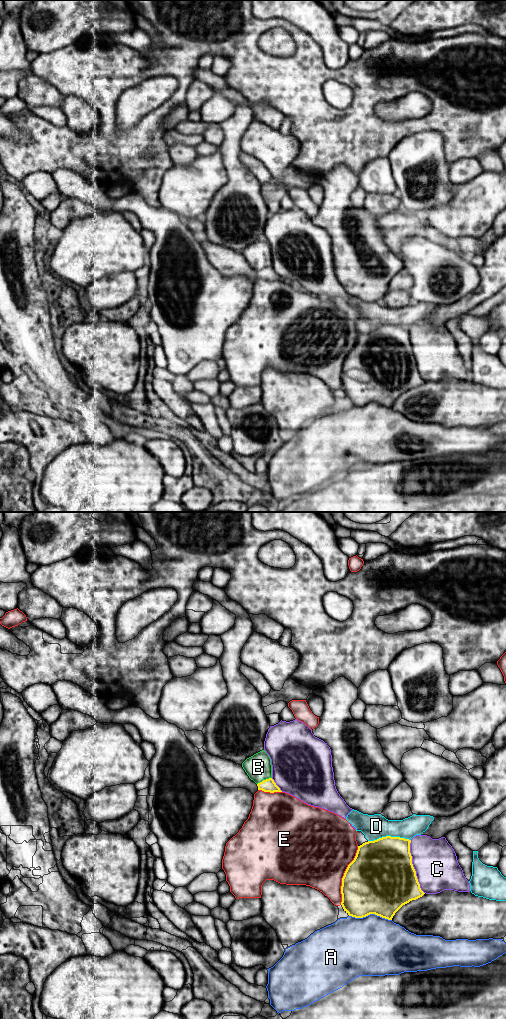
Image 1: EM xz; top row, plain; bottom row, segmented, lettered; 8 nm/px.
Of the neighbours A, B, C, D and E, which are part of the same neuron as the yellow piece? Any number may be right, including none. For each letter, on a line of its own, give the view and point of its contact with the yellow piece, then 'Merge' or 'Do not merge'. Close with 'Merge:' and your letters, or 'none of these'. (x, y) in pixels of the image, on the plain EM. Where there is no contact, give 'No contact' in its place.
A: Touches yellow at xz (370, 401). Do not merge
B: Touches yellow at xz (264, 268). Do not merge
C: Touches yellow at xz (413, 355). Do not merge
D: Touches yellow at xz (389, 324). Do not merge
E: Touches yellow at xz (344, 363). Do not merge
Merge: none of these

